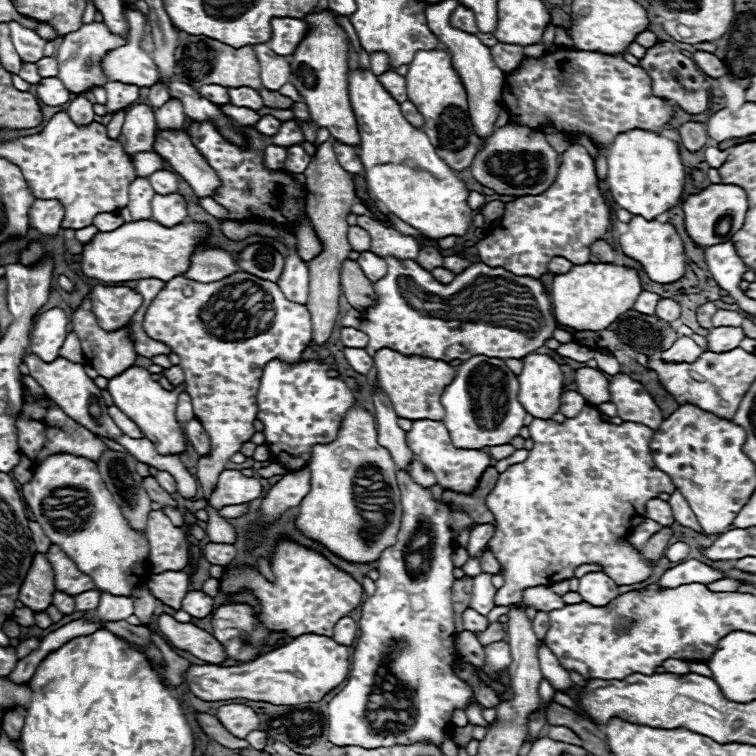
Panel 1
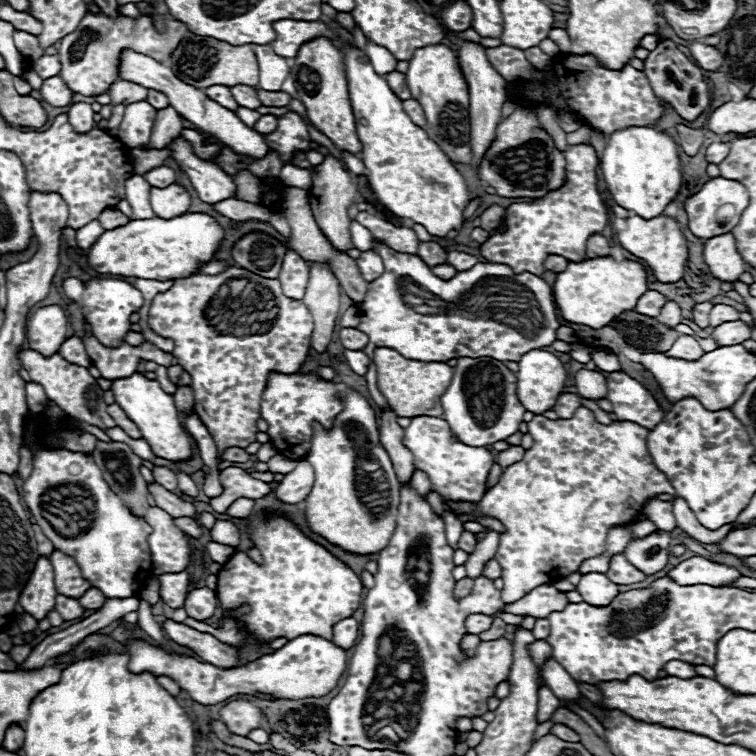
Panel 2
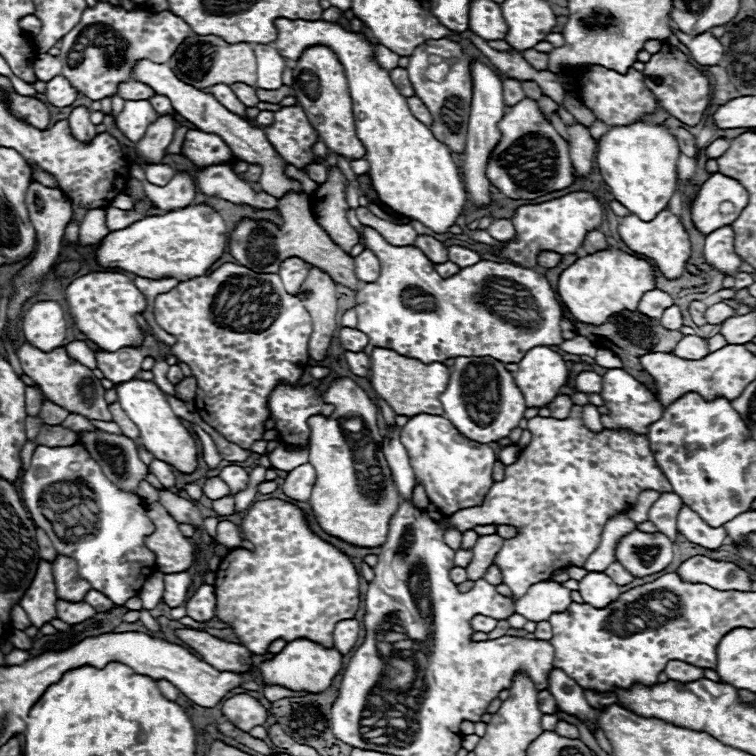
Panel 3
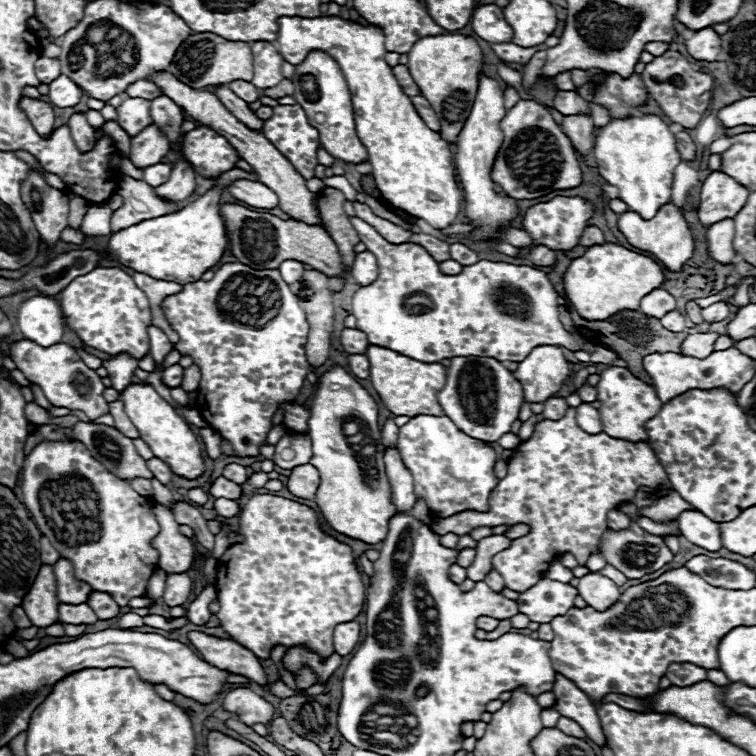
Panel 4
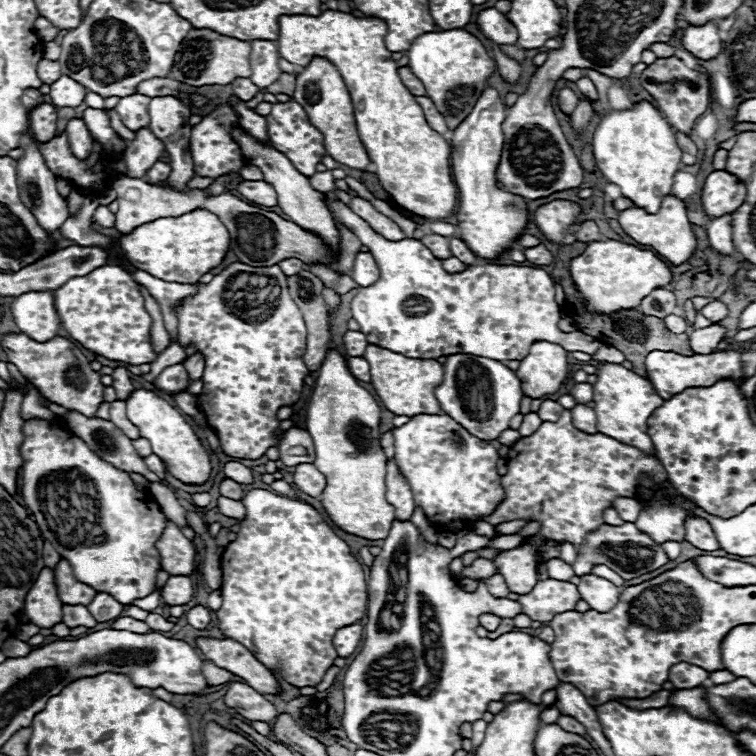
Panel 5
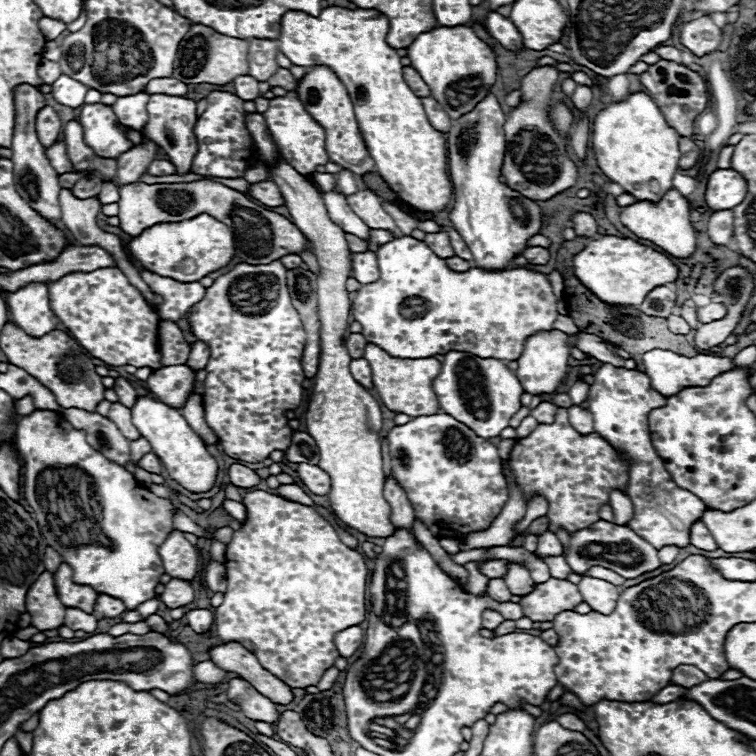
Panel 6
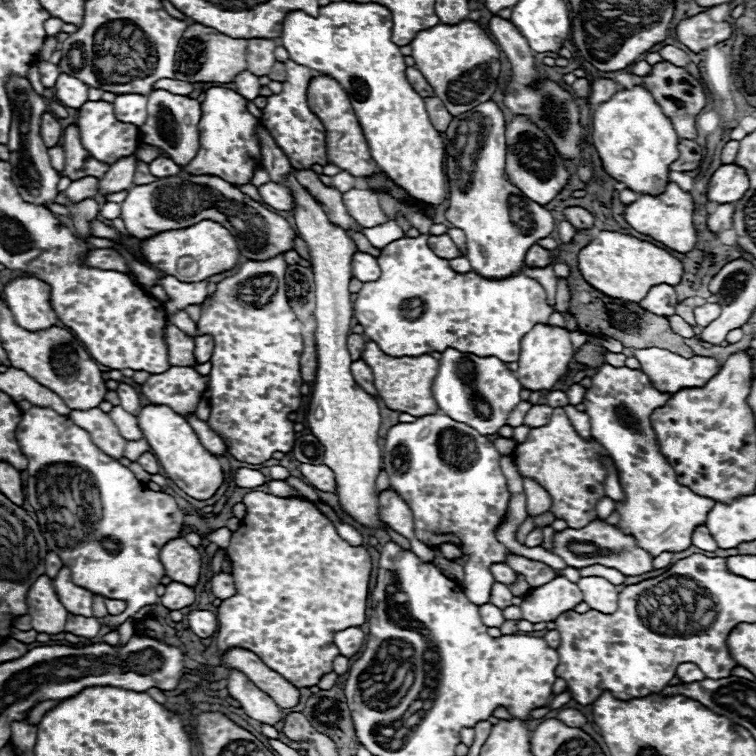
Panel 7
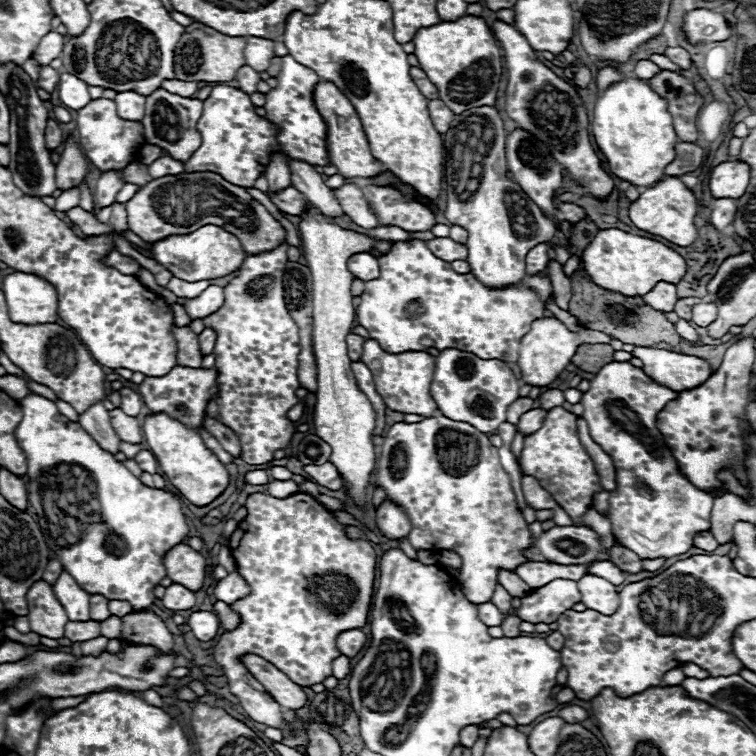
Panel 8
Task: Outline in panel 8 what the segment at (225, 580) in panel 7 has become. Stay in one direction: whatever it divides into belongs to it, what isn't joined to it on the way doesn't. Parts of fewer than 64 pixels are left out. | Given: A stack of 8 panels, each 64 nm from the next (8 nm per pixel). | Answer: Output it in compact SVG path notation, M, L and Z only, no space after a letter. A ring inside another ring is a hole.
M234 568L224 580L220 580L216 584L216 590L214 590L214 596L226 604L232 604L244 596L248 596L252 590L248 586L248 582L238 574L238 570Z

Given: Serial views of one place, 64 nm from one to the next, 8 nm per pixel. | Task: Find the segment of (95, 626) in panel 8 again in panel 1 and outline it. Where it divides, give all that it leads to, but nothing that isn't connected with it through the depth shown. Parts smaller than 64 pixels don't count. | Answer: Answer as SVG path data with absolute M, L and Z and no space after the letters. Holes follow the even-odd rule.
M54 592L54 598L52 598L52 604L64 614L64 616L70 616L76 608L74 608L74 598L72 596L68 596L68 594L64 594L64 592Z

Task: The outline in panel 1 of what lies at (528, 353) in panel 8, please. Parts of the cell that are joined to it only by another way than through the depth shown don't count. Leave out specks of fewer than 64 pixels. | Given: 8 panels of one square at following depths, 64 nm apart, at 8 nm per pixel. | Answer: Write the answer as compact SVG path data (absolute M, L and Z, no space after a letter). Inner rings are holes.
M528 354L524 368L518 374L518 400L534 418L550 420L560 408L560 396L564 386L564 372L560 364L548 354Z

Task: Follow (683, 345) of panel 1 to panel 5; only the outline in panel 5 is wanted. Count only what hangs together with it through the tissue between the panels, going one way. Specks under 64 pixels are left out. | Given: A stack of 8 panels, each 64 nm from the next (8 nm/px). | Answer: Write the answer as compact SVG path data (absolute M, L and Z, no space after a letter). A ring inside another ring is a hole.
M712 324L712 326L706 326L706 328L700 328L700 330L694 330L690 334L690 348L696 352L696 354L706 354L706 352L714 352L718 342L726 338L726 328L720 326L720 324Z

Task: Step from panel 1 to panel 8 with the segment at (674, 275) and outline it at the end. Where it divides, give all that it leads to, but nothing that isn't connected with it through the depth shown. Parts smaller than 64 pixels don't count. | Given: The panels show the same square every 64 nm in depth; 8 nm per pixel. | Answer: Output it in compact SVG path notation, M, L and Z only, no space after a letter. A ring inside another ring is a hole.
M668 176L666 180L660 180L656 186L650 186L646 192L642 192L640 198L636 198L630 204L628 214L636 228L662 236L678 246L690 246L696 240L696 226L694 226L696 210L698 204L694 192L686 188L678 176Z

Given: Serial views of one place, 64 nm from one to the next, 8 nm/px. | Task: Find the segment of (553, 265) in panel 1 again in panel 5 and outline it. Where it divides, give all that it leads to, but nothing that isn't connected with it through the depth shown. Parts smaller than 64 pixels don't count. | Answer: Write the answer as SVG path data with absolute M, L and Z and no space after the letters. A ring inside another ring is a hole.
M538 244L534 248L526 248L524 250L524 256L528 262L536 264L536 266L544 266L544 264L550 264L552 262L552 254L548 252L548 248L544 244Z

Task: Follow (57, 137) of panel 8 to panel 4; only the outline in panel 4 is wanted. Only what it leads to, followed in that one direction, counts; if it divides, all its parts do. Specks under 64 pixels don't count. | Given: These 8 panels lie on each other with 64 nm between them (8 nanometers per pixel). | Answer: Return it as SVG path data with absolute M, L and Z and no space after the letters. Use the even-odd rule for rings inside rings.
M22 98L20 100L20 108L26 112L26 116L32 122L34 130L42 138L46 138L46 136L52 134L52 130L54 130L54 110L52 110L52 106L48 102Z

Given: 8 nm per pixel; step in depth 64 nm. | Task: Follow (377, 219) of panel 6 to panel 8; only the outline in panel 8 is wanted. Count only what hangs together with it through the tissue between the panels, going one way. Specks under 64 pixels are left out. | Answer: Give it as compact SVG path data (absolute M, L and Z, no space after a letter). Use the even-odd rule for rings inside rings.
M344 184L340 188L334 188L332 192L334 192L338 204L342 204L342 210L358 226L362 226L362 228L374 228L378 224L376 216L370 212L370 208L368 208L368 204L366 204L366 200L364 200L364 196L362 196L362 192L360 192L358 186Z

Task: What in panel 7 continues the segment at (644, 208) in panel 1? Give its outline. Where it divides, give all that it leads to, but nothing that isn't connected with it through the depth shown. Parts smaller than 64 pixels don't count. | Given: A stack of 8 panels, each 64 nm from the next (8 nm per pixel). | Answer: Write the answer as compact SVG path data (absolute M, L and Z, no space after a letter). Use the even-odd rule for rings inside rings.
M644 86L618 90L610 100L598 104L592 114L592 142L604 170L638 194L664 192L670 182L668 168L678 160L678 140L670 118Z

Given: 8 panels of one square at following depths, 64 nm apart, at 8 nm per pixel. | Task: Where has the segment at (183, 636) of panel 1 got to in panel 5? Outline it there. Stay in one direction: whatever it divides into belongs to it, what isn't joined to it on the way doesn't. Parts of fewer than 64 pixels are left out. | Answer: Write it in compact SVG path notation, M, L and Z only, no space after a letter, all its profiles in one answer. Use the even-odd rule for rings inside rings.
M198 638L198 648L204 658L214 662L218 668L224 668L250 684L260 694L282 694L282 686L274 678L274 674L256 660L256 656L238 644L236 640L214 640L214 638Z

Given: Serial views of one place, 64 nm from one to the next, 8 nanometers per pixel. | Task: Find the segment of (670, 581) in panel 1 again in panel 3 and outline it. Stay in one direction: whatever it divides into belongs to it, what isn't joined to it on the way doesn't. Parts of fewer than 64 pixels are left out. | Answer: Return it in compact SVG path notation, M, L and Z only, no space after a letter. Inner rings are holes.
M692 556L682 562L676 570L688 582L704 582L712 588L734 588L734 590L750 590L752 580L740 566L732 562L720 562L706 556Z

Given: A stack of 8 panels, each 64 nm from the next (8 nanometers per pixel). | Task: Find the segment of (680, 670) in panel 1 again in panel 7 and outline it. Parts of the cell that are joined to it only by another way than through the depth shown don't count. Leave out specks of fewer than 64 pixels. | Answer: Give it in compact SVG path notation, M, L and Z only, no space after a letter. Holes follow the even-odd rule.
M680 664L676 668L676 674L682 678L682 682L698 682L704 680L704 672L696 664Z

